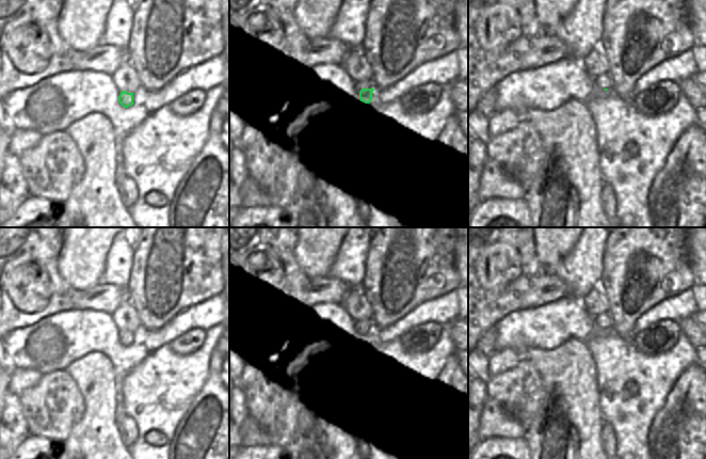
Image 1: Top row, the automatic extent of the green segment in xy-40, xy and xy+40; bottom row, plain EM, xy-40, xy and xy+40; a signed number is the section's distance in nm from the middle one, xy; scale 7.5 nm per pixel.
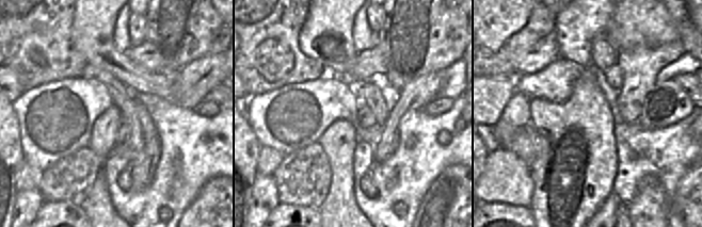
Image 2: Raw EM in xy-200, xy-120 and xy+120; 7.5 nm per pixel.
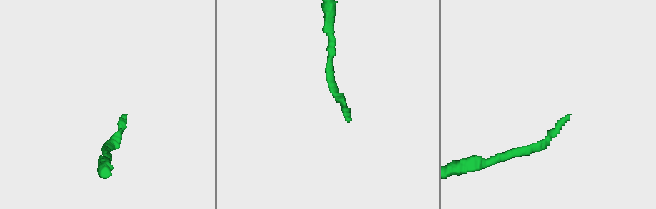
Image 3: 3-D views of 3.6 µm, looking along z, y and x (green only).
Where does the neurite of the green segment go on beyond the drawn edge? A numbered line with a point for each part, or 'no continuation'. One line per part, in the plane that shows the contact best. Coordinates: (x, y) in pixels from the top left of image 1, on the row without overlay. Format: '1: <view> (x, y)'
1: xy (367, 323)

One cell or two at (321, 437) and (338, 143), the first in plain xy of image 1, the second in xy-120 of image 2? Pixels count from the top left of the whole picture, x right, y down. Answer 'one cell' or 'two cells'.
one cell

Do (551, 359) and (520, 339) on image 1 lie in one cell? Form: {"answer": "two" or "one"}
{"answer": "two"}

